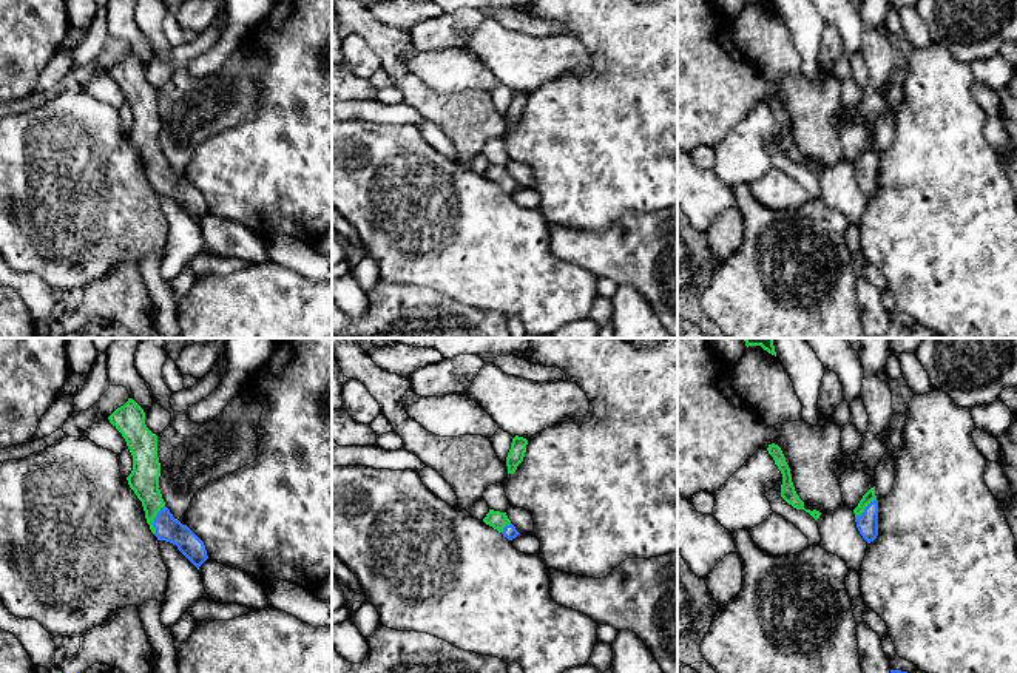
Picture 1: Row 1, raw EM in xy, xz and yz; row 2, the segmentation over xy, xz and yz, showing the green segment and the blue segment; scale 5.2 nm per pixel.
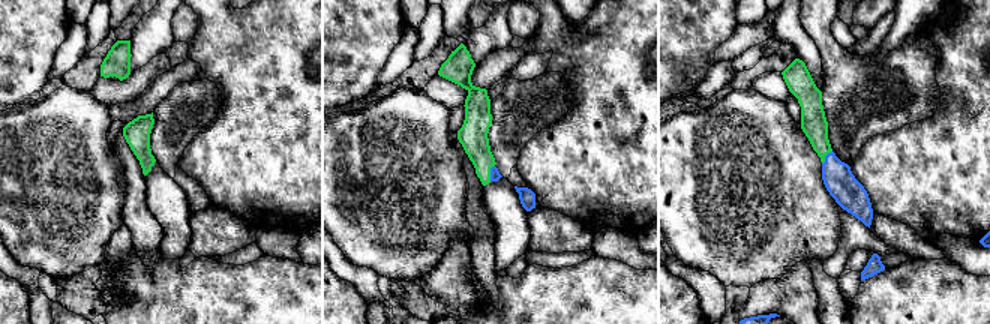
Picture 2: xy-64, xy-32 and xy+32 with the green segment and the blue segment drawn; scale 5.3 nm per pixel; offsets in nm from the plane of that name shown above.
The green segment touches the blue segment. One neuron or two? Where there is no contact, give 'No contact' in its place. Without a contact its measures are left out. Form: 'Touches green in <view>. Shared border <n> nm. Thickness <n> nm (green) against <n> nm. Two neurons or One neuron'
Touches green in xy. Shared border 160 nm. Thickness 160 nm (green) against 130 nm. One neuron

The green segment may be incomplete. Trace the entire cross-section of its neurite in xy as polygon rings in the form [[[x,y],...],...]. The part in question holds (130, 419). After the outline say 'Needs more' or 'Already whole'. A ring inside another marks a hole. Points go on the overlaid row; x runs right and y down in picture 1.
[[[128,398],[108,420],[122,434],[133,455],[133,471],[127,480],[142,502],[151,533],[157,540],[176,545],[199,570],[208,559],[205,545],[187,525],[174,519],[165,506],[159,489],[157,435],[147,428],[144,409],[133,398]]]. Needs more

